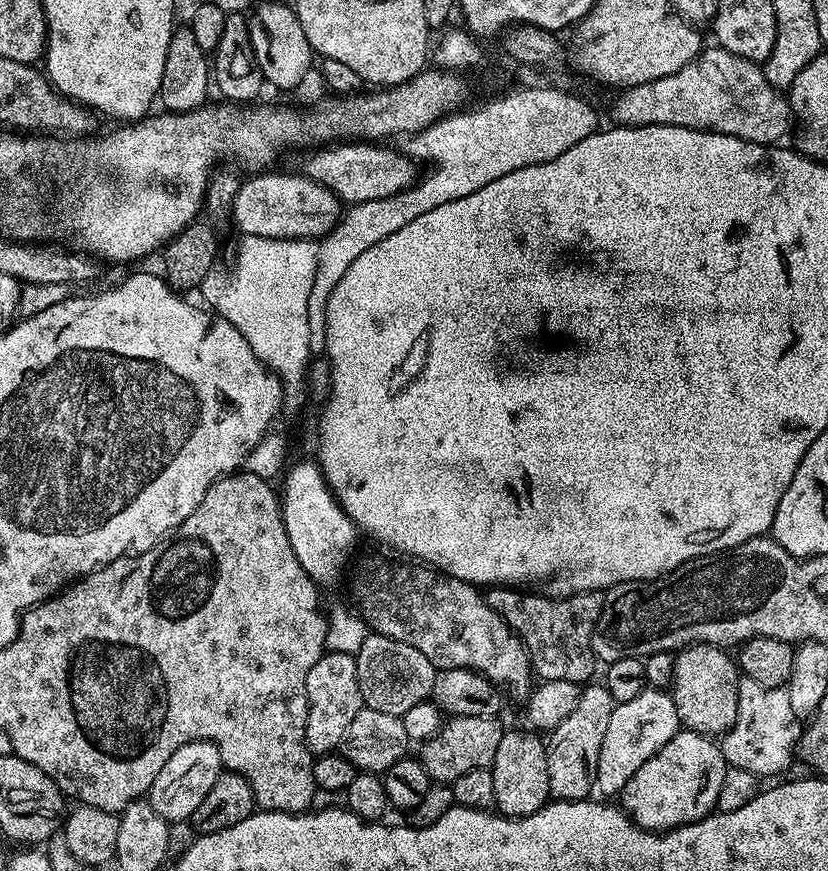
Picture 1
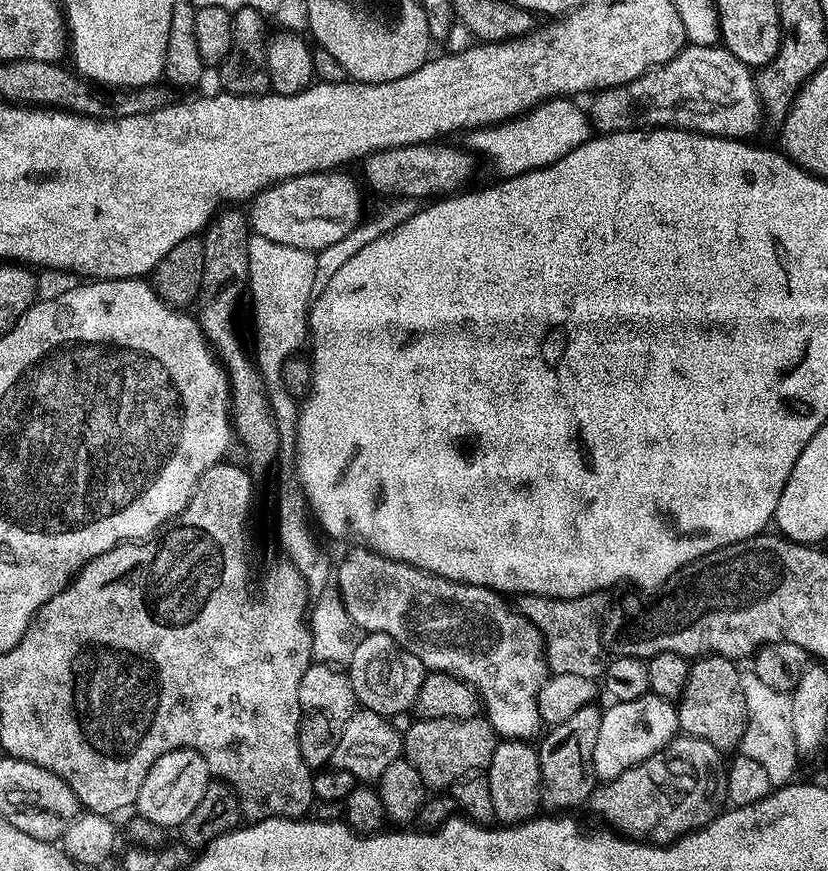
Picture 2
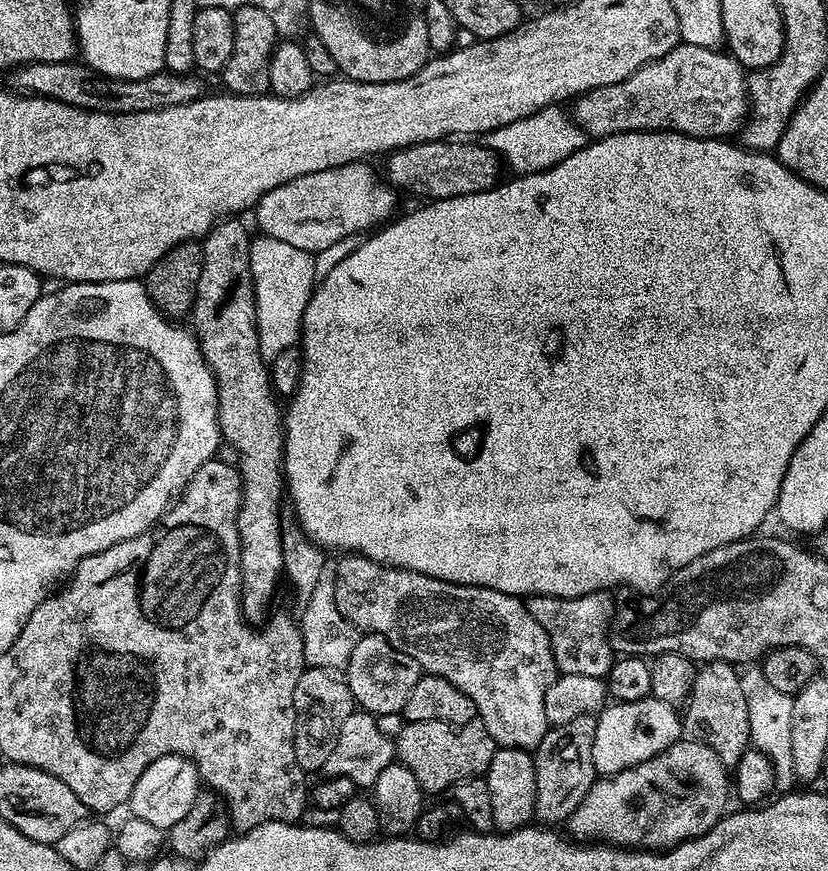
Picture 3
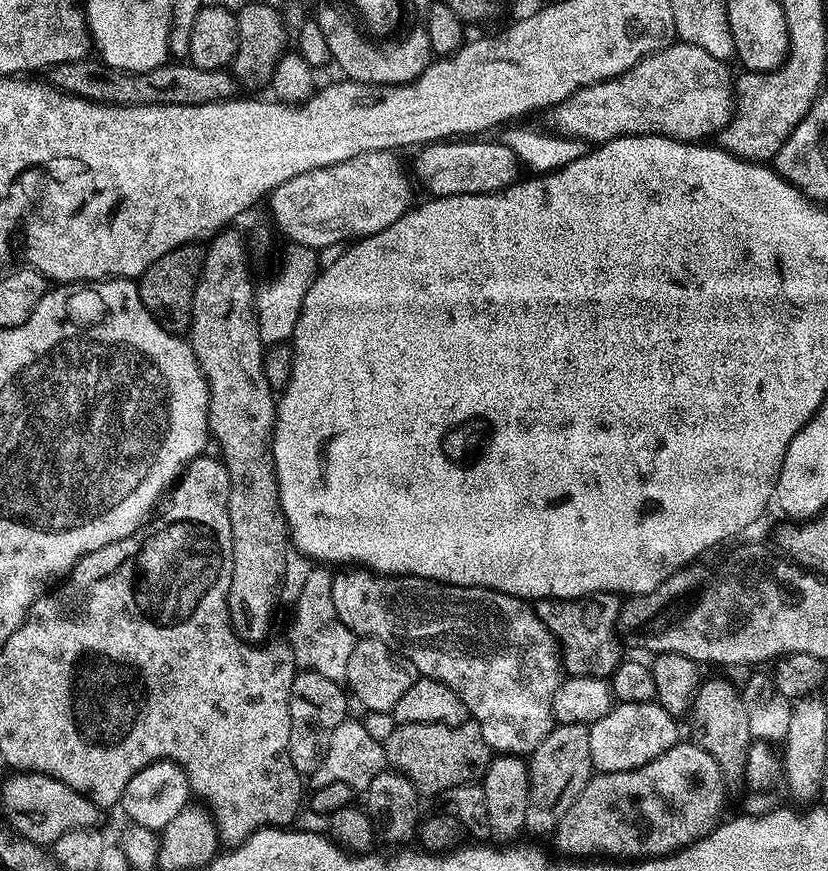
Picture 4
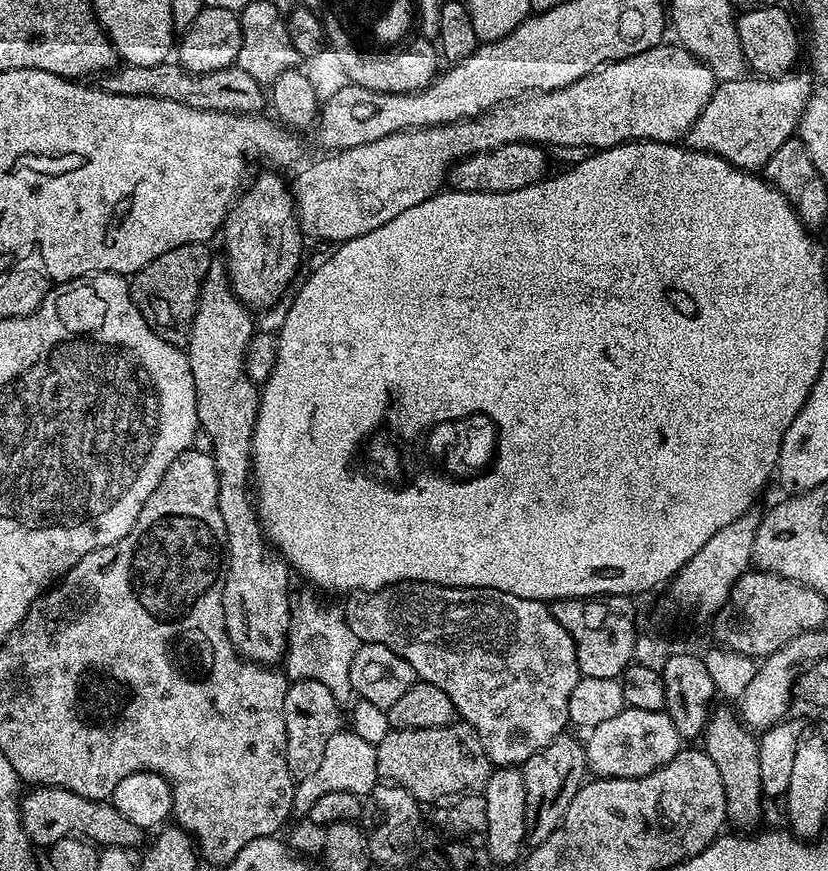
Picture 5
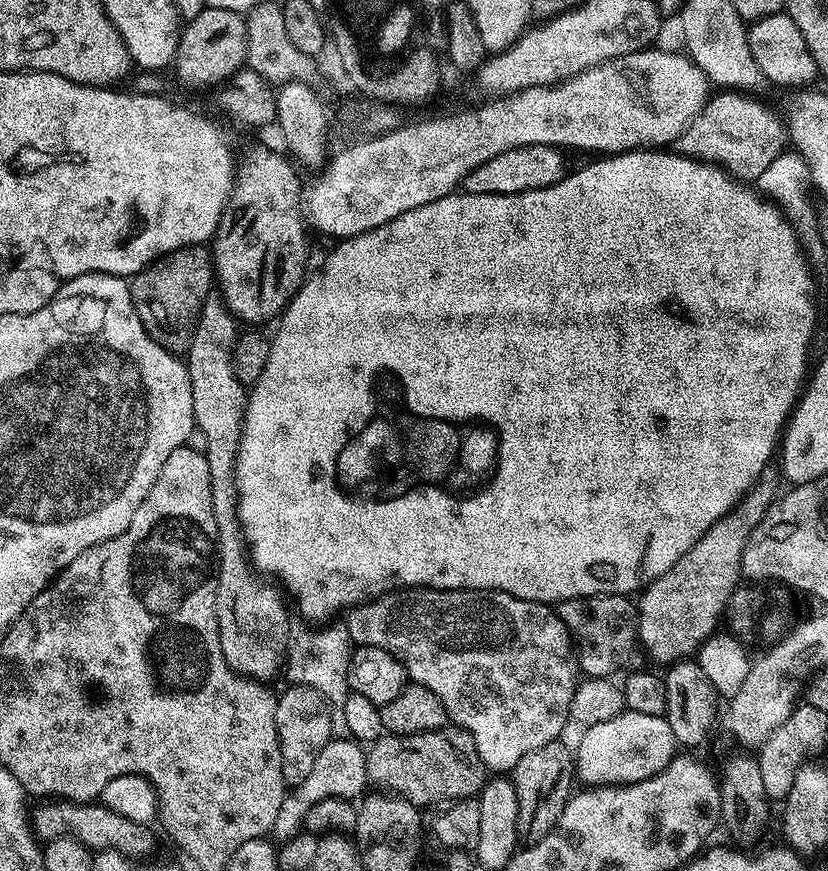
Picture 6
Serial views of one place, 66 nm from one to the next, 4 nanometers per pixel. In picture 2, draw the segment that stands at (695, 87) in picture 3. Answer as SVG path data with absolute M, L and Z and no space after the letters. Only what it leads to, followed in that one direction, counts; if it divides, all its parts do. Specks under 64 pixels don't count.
M689 43L670 62L617 88L603 89L590 107L597 133L681 128L704 136L752 138L760 128L762 103L753 69L723 46Z

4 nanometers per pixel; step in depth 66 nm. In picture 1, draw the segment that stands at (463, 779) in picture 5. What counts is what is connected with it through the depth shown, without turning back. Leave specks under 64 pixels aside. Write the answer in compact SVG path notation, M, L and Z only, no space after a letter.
M453 716L428 740L419 745L418 759L429 781L451 785L469 770L491 768L498 742L502 742L506 728L495 716Z

